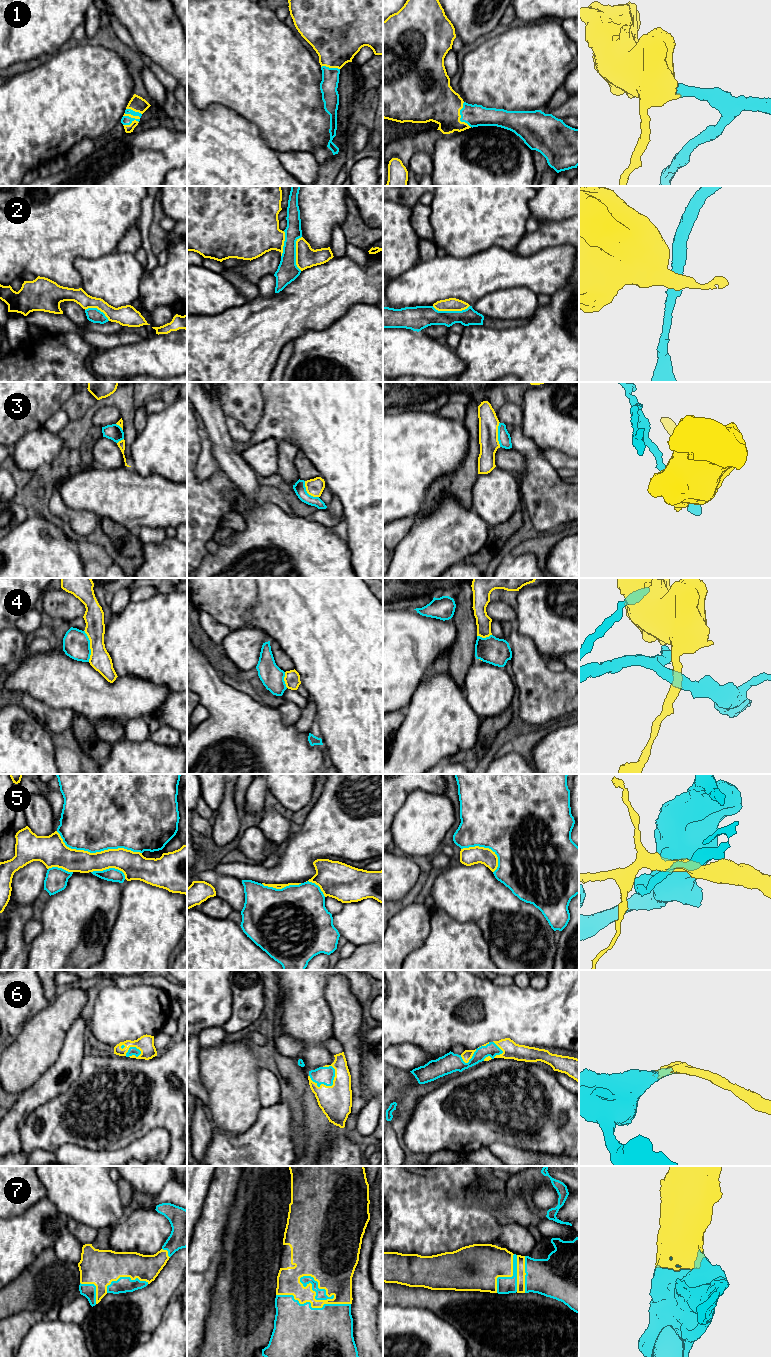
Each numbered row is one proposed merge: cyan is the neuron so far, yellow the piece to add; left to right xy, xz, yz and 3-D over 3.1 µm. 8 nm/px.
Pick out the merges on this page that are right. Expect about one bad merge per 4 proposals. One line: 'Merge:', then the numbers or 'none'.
Merge: 1, 6, 7

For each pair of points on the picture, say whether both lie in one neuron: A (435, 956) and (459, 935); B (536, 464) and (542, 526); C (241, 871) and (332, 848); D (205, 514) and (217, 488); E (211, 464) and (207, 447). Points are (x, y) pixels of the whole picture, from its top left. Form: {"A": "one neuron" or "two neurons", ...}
{"A": "one neuron", "B": "one neuron", "C": "one neuron", "D": "one neuron", "E": "one neuron"}

